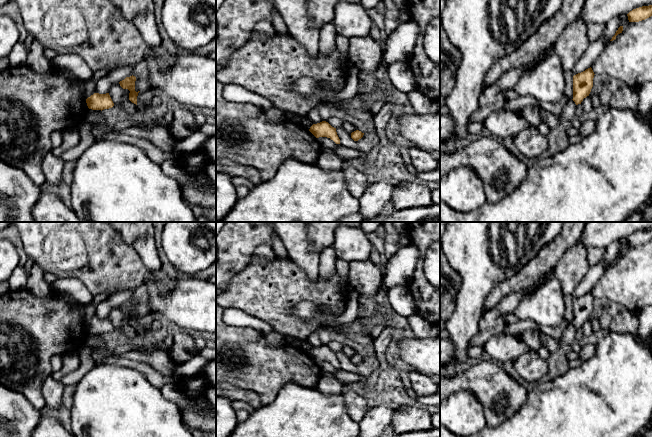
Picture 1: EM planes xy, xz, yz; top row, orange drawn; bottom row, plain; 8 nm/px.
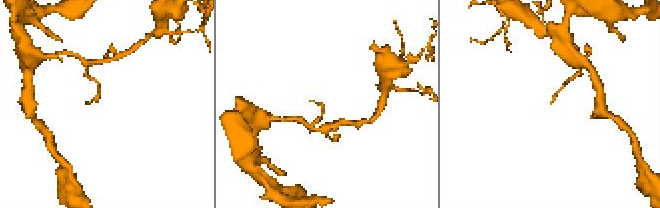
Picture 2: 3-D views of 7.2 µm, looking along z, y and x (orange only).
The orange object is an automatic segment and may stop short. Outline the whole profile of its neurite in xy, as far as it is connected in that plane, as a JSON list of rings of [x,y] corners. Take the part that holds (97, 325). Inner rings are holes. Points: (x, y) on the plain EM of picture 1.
[[[94,317],[93,319],[86,323],[86,327],[89,333],[101,335],[104,333],[112,332],[114,330],[114,327],[109,317],[106,318]]]

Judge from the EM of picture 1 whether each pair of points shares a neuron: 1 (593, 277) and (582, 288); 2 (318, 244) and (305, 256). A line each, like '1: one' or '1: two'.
1: one
2: two

